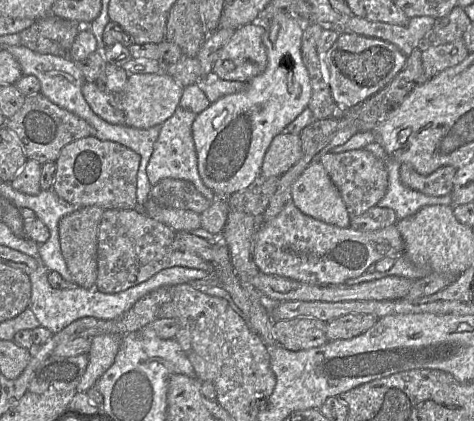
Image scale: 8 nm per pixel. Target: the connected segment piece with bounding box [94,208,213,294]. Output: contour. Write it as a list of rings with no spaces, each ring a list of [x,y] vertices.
[[[140,208],[104,210],[97,236],[96,290],[106,294],[119,293],[147,281],[163,269],[175,266],[196,268],[213,274],[212,264],[190,252],[178,237],[178,231],[152,219]]]

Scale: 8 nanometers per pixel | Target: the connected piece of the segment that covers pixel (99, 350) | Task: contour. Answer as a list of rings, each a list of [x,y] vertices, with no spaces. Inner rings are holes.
[[[102,334],[91,339],[87,353],[88,365],[78,384],[78,392],[86,392],[93,387],[98,379],[111,367],[119,349],[121,336]]]

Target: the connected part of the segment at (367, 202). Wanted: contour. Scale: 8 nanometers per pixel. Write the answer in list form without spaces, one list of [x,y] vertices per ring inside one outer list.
[[[364,148],[339,153],[330,151],[321,156],[319,162],[324,166],[332,182],[338,188],[350,220],[376,206],[386,194],[388,172],[385,164]]]

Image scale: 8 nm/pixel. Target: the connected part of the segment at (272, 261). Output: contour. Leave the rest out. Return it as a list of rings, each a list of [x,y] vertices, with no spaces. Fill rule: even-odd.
[[[290,200],[277,216],[263,222],[256,236],[254,262],[259,271],[265,274],[313,285],[341,285],[366,273],[371,265],[384,257],[398,257],[403,249],[404,243],[395,225],[370,232],[361,232],[352,227],[340,228],[305,215]]]

